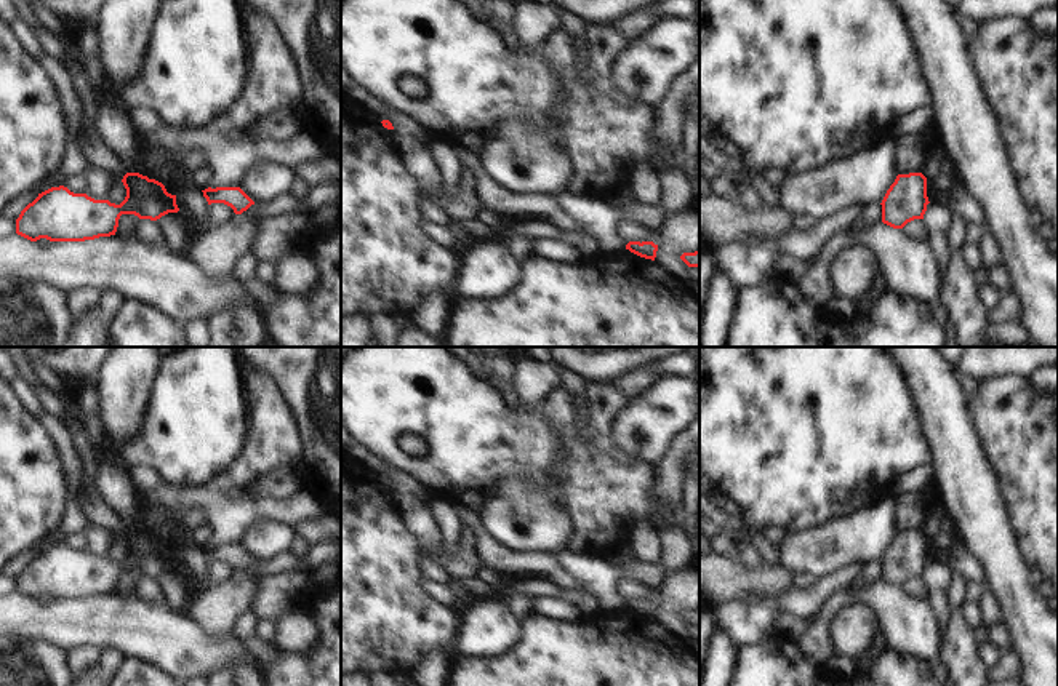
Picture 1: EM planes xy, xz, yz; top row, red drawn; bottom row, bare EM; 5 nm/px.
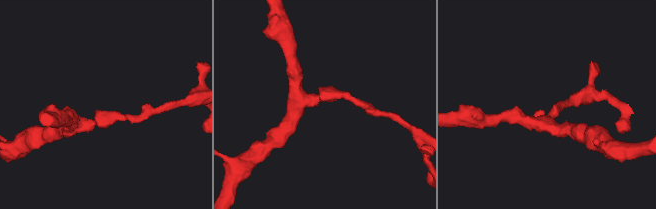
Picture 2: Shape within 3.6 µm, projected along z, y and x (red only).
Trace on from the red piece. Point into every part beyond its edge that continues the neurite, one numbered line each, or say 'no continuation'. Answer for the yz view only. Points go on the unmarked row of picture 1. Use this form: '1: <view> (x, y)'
no continuation

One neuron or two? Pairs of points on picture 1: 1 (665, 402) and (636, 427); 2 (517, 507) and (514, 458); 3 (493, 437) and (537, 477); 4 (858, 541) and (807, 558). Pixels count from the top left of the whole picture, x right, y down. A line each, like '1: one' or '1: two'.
1: one
2: two
3: one
4: one

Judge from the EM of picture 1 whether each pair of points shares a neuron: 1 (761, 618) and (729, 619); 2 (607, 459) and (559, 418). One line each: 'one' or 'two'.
1: one
2: one

